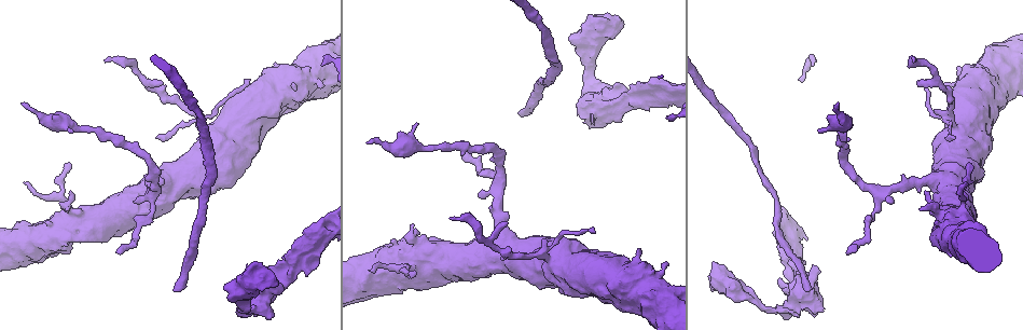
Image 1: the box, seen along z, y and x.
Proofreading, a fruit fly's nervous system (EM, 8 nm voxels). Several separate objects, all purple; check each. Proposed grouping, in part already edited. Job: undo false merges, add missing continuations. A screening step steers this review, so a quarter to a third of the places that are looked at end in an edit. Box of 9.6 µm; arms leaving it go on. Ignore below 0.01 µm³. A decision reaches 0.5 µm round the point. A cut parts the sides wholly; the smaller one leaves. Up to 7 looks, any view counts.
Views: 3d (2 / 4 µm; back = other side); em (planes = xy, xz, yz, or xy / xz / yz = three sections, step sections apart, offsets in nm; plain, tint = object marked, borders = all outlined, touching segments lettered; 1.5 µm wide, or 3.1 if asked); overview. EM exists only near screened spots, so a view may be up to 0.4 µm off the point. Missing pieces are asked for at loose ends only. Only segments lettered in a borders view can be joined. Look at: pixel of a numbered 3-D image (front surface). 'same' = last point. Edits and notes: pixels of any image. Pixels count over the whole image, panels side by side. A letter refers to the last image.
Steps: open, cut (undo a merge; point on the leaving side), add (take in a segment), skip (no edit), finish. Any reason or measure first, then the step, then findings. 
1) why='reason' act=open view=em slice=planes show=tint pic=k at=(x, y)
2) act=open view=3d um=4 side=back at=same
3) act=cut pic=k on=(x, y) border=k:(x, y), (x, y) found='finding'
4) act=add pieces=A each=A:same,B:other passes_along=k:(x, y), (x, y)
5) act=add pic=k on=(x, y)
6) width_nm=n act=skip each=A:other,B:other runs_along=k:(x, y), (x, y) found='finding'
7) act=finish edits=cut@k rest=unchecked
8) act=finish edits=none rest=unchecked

why='end of a long branch' act=open view=em slice=planes show=borders pic=1 at=(517, 113)

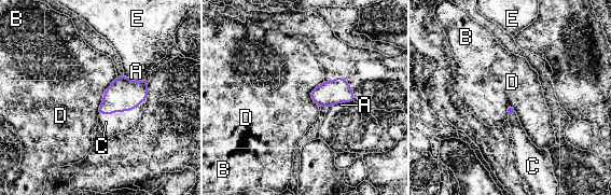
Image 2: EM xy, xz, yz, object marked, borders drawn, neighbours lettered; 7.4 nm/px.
act=add pieces=C each=A:other,B:other,C:same,D:other,E:other passes_along=2:(123, 94), (123, 110), (106, 122) found='the neuron continues'

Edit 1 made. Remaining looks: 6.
act=open view=overview

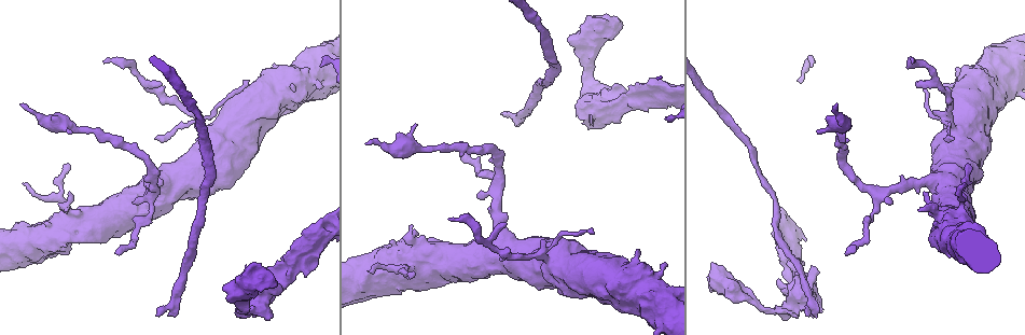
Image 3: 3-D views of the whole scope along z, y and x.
why='free end' act=open view=em slice=planes show=tint pic=3 at=(318, 220)

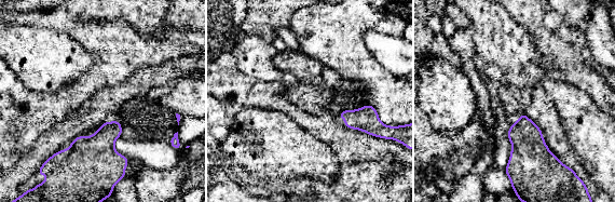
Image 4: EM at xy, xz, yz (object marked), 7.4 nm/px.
why='what lies round it' act=open view=em slice=planes show=borders at=same

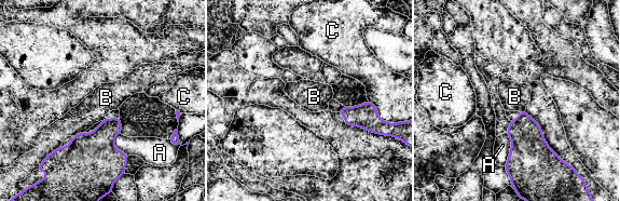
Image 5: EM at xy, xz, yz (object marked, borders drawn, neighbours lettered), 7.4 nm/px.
act=skip each=A:other,B:other,C:other border=5:(84, 132), (78, 132), (73, 136) found='none of them fits'

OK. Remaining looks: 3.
why='free end' act=open view=3d um=2 pic=3 at=(837, 105)

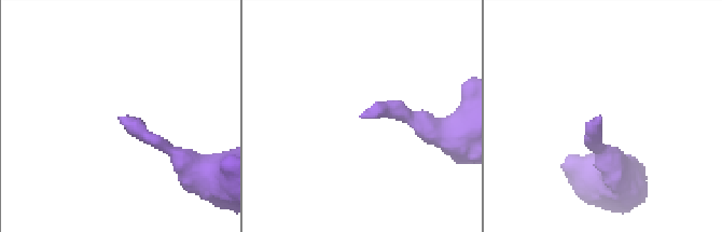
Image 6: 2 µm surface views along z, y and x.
why='need the tissue' act=open view=em slice=planes show=tint pic=6 at=(595, 122)

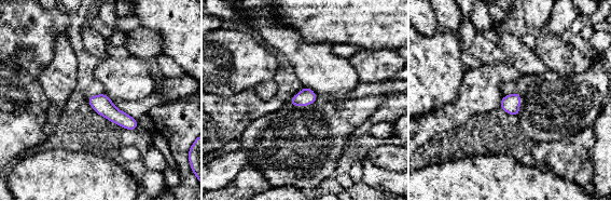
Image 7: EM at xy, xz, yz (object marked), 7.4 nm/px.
act=open view=em slice=planes show=borders at=same

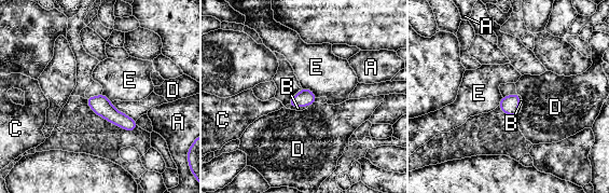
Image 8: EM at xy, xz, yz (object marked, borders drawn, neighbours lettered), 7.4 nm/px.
act=add pieces=B each=A:other,B:same,C:other,D:other,E:other passes_along=8:(305, 97), (300, 105), (298, 108) found='the neuron continues'

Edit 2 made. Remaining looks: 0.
act=finish edits=add@2,add@8 rest=unchecked

